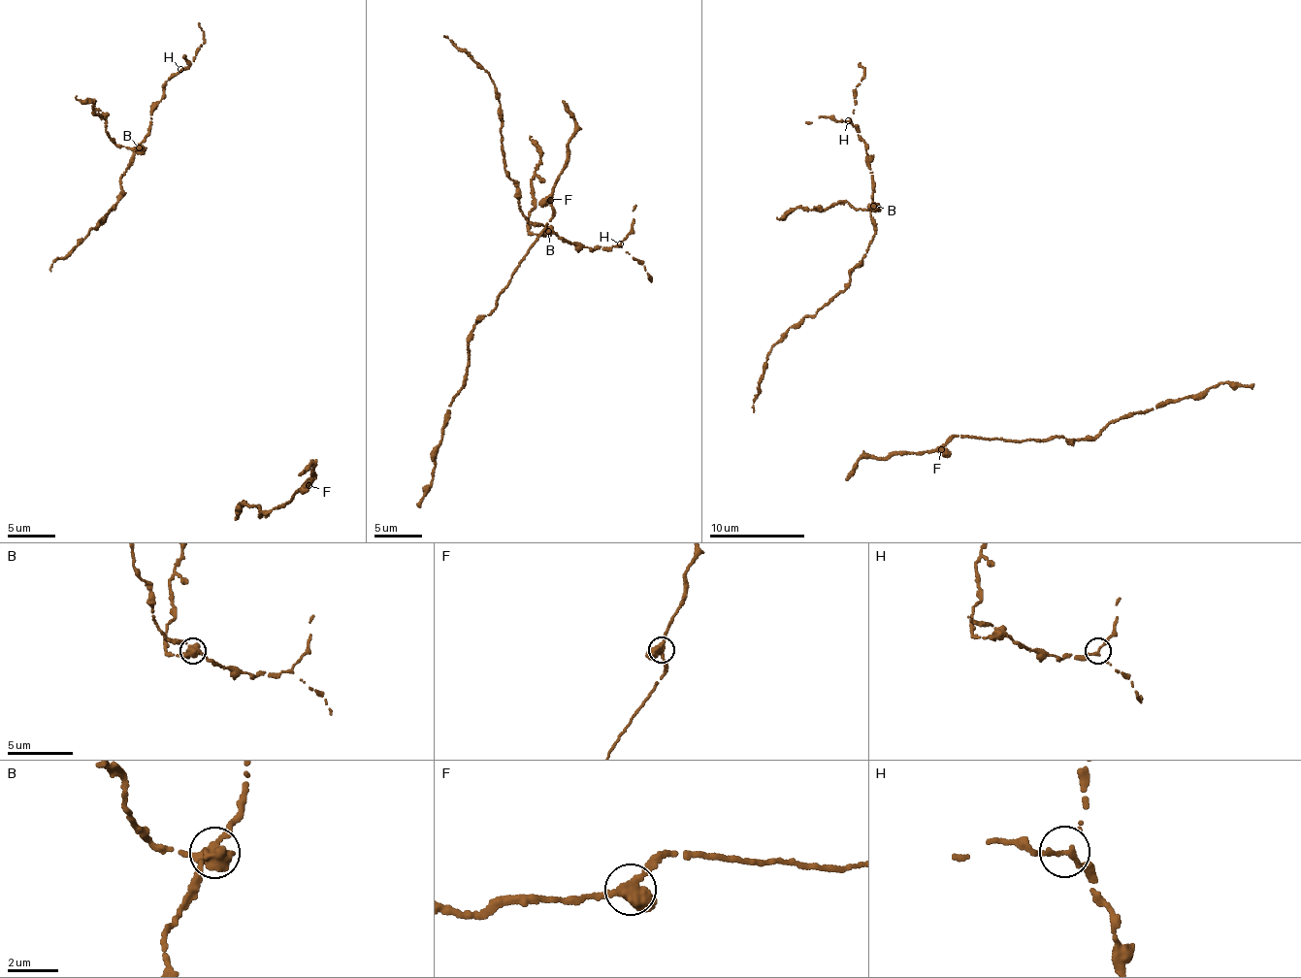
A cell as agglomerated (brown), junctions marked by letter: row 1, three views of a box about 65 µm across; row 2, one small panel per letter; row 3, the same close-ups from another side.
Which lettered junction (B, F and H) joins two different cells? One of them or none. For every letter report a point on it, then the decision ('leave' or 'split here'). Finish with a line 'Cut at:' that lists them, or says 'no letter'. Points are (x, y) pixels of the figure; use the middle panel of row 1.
B: at (548, 231); split here
F: at (550, 200); leave
H: at (620, 244); leave
Cut at: B

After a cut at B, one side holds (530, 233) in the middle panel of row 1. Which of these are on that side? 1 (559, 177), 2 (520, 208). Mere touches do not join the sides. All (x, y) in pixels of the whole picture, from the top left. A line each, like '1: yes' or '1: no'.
1: no
2: no

